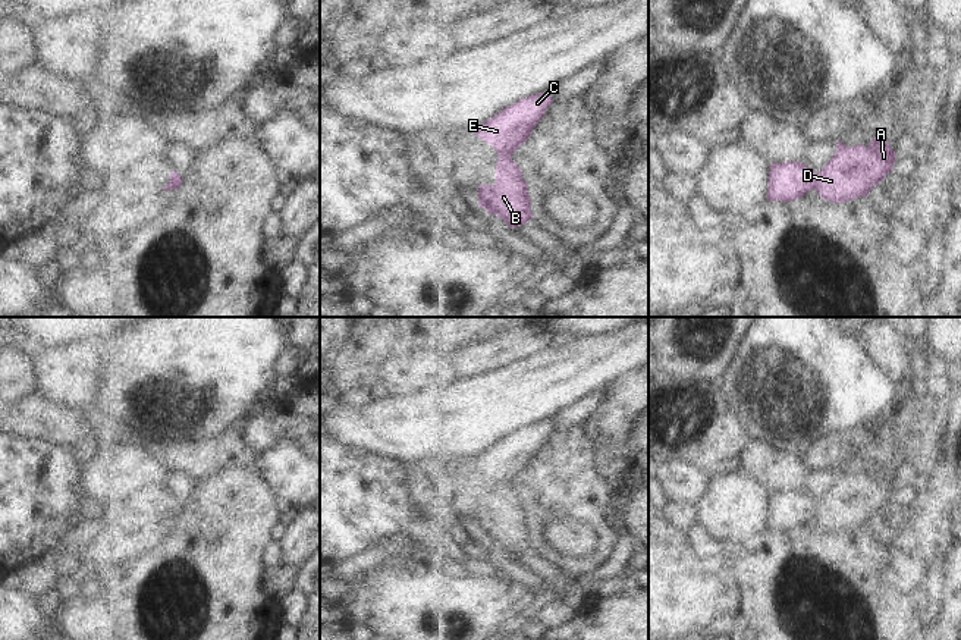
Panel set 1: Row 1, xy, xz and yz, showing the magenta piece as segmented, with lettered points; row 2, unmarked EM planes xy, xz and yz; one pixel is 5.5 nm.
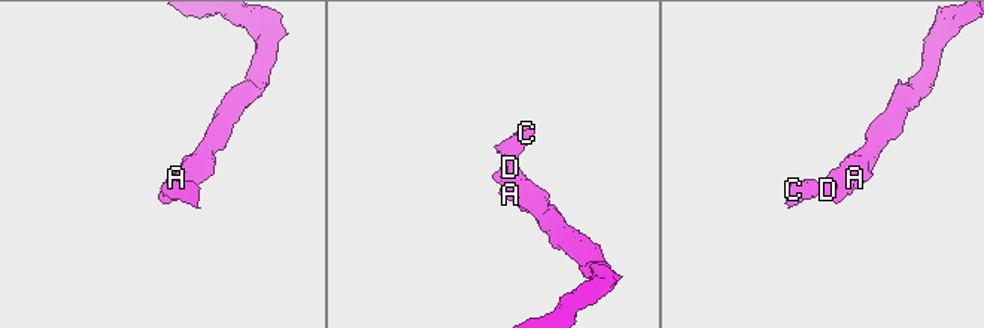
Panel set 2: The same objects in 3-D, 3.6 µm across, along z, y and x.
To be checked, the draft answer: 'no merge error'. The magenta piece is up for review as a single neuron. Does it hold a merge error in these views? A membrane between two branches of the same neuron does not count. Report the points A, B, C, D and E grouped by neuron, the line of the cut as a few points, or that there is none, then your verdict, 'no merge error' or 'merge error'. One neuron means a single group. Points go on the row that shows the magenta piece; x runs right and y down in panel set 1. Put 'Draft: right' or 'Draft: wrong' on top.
Draft: wrong
A B D / C E | yz (817, 175), (813, 188) | merge error

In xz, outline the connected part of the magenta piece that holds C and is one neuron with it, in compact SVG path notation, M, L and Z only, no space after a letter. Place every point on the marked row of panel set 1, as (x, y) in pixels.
M550 90L533 94L503 109L474 131L496 148L499 157L514 154L530 138L552 103Z

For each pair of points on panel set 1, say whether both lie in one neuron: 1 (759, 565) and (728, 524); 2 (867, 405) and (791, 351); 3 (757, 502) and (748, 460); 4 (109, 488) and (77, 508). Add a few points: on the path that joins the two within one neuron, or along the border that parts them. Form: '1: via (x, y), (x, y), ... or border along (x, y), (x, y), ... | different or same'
1: border along (768, 529), (744, 539), (729, 551) | different
2: via (848, 389), (822, 382), (810, 370) | same
3: border along (732, 464), (754, 477), (771, 492) | different
4: border along (84, 468), (82, 486) | different

